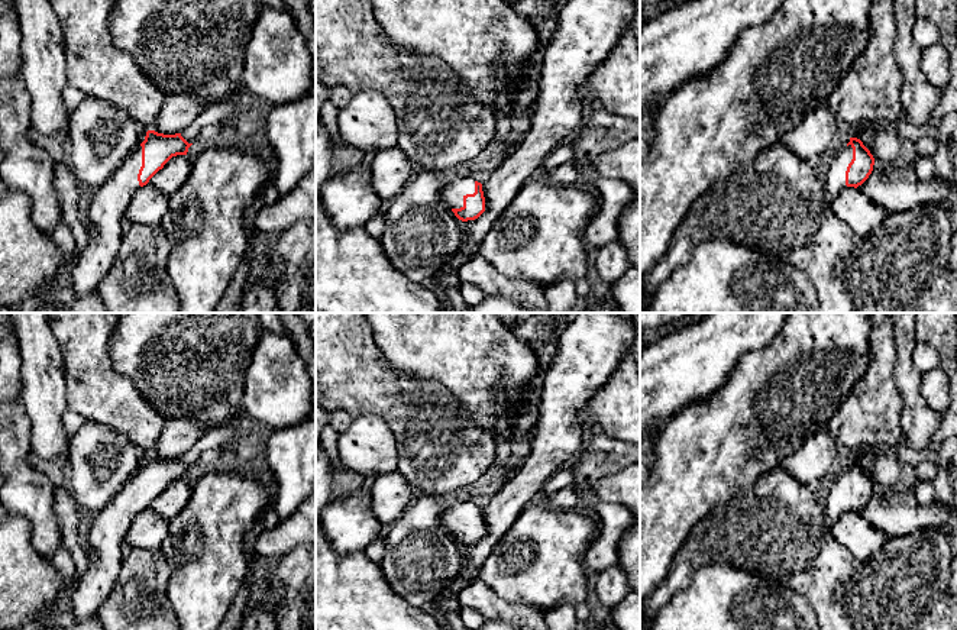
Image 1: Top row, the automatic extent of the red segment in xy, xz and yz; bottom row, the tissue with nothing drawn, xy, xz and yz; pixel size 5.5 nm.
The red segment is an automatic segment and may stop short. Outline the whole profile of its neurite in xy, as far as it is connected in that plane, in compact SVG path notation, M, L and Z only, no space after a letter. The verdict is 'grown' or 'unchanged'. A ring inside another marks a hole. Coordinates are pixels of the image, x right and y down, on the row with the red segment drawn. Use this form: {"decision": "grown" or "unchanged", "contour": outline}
{"decision": "grown", "contour": "M148 130L145 140L85 203L83 220L88 240L64 275L75 294L96 293L109 272L122 243L120 222L135 193L172 156L187 155L191 145L181 133L164 135Z"}

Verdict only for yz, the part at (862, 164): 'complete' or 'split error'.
split error

